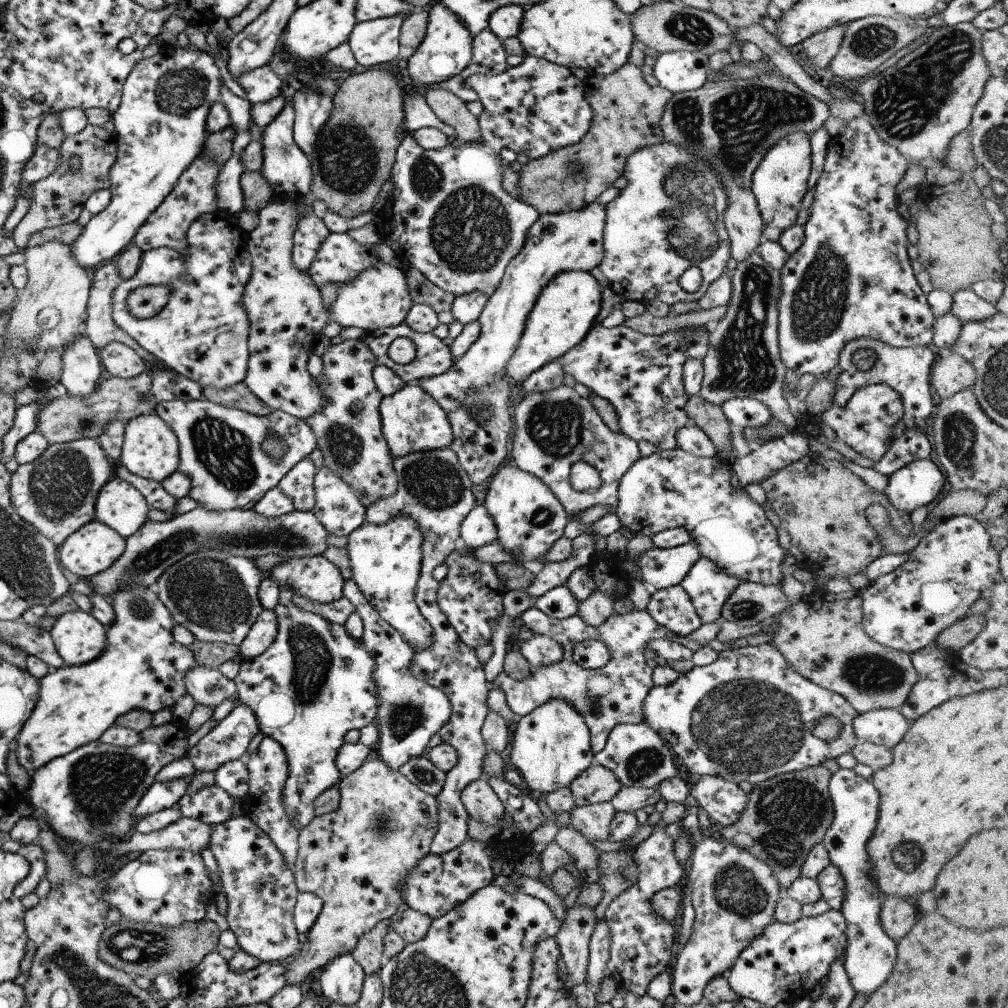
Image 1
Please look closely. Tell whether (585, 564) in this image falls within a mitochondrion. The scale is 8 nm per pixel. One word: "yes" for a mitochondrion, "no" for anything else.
no

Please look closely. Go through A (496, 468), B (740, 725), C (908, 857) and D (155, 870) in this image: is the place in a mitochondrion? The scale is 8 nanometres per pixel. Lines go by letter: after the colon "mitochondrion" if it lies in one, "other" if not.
A: other
B: mitochondrion
C: mitochondrion
D: other

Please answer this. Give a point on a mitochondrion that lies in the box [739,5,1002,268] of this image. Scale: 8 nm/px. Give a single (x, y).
(905, 103)

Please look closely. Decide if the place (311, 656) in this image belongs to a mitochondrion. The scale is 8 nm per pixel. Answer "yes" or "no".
yes

